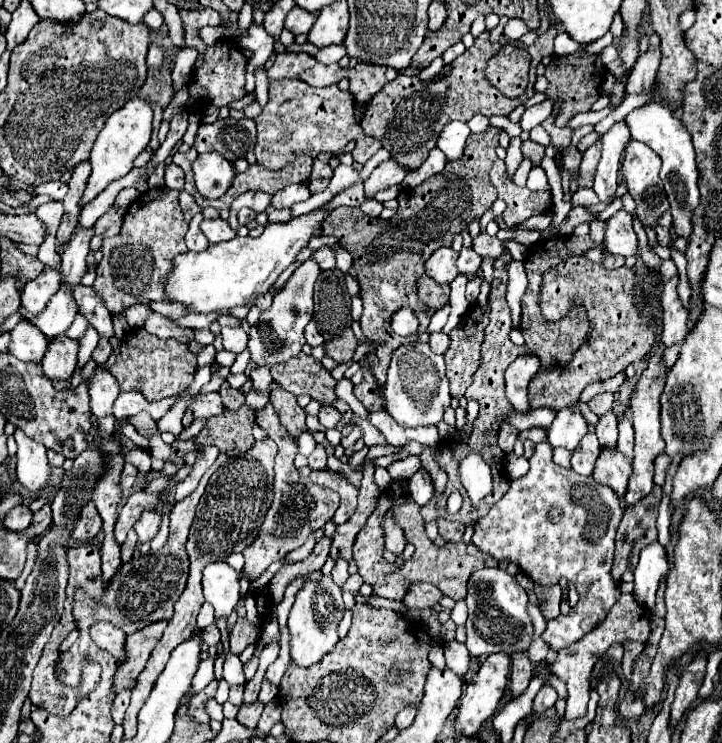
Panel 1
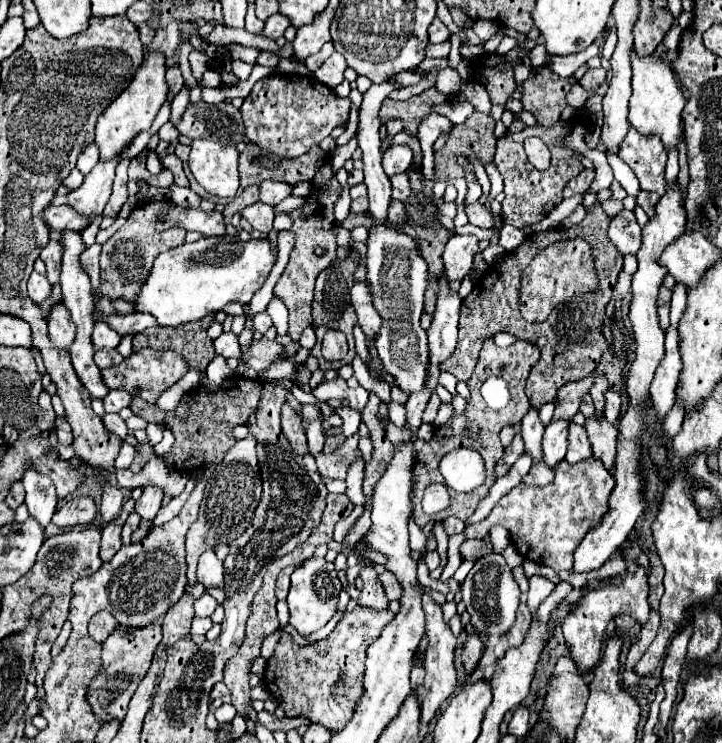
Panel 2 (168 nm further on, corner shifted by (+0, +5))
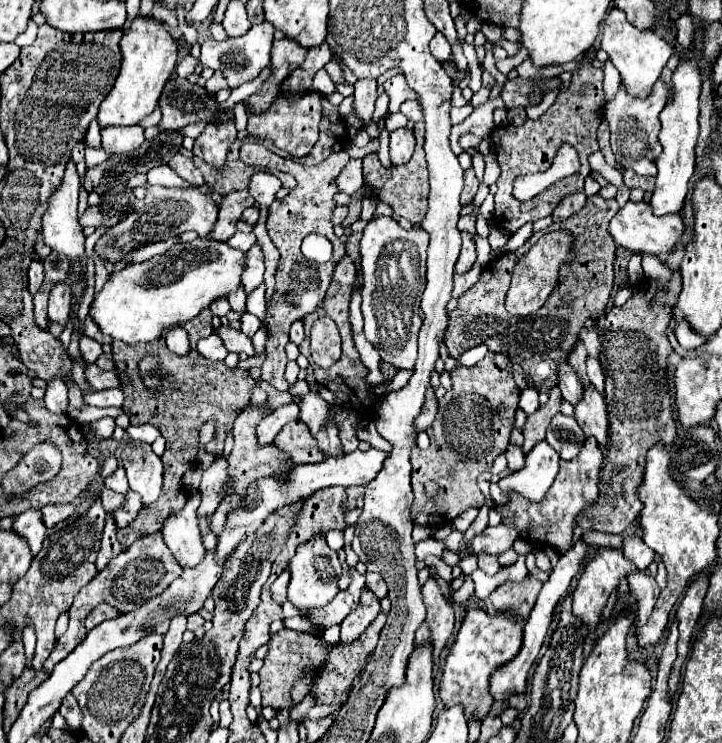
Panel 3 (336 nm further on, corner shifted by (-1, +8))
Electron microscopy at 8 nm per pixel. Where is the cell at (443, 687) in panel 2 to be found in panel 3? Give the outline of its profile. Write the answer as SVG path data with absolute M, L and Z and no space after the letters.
M430 576L428 582L422 586L422 600L426 604L426 622L432 630L432 644L434 644L434 660L438 660L442 648L446 646L452 628L454 628L454 610L446 600L444 592L440 590L438 582Z

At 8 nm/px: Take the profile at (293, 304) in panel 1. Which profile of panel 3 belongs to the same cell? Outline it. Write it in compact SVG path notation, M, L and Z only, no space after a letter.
M246 312L246 314L240 318L240 330L242 330L248 338L252 338L252 336L258 332L260 326L262 326L262 322L260 322L254 314L250 314L250 312Z

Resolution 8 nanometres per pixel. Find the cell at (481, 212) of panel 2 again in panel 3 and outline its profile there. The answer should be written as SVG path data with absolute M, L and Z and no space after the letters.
M468 168L464 172L464 190L462 190L462 196L460 196L460 202L464 206L468 206L474 200L476 192L478 192L478 186L480 186L480 182L478 182L478 178L474 174L474 168Z

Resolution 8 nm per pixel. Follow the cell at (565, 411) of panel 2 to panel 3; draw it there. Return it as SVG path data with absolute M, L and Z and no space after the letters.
M554 386L550 390L550 398L548 402L538 408L532 416L528 416L522 432L524 432L524 444L522 444L522 452L528 454L540 440L544 440L544 430L548 428L548 422L552 420L554 414L560 412L560 402L562 402L562 396L560 396L560 390Z

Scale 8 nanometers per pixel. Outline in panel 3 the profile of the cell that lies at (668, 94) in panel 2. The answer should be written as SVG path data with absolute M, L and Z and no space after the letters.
M610 8L604 20L602 30L602 50L608 54L612 64L618 68L622 82L632 96L648 96L654 82L660 78L662 68L666 66L668 58L672 56L674 48L666 40L662 40L654 30L638 30L626 20L626 14L618 8Z

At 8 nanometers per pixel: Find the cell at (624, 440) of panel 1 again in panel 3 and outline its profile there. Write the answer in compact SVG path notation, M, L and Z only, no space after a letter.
M592 354L588 356L588 362L586 362L586 372L588 372L588 378L590 382L594 384L594 388L598 392L602 392L602 366L600 366L600 360L598 360L598 354Z

